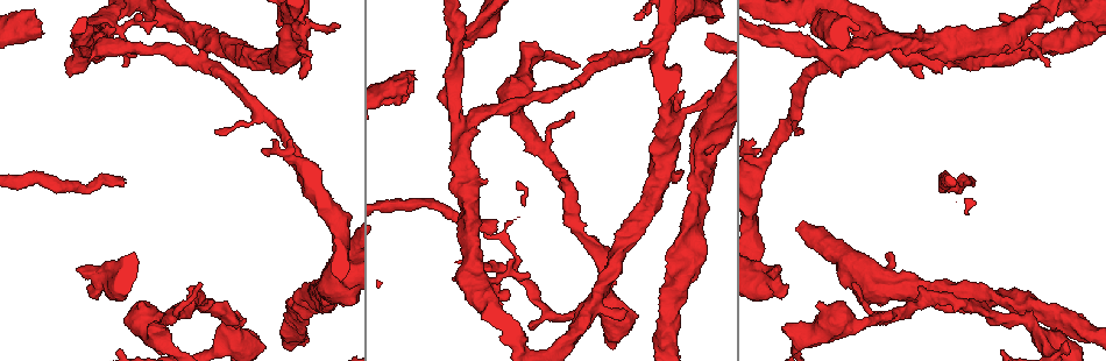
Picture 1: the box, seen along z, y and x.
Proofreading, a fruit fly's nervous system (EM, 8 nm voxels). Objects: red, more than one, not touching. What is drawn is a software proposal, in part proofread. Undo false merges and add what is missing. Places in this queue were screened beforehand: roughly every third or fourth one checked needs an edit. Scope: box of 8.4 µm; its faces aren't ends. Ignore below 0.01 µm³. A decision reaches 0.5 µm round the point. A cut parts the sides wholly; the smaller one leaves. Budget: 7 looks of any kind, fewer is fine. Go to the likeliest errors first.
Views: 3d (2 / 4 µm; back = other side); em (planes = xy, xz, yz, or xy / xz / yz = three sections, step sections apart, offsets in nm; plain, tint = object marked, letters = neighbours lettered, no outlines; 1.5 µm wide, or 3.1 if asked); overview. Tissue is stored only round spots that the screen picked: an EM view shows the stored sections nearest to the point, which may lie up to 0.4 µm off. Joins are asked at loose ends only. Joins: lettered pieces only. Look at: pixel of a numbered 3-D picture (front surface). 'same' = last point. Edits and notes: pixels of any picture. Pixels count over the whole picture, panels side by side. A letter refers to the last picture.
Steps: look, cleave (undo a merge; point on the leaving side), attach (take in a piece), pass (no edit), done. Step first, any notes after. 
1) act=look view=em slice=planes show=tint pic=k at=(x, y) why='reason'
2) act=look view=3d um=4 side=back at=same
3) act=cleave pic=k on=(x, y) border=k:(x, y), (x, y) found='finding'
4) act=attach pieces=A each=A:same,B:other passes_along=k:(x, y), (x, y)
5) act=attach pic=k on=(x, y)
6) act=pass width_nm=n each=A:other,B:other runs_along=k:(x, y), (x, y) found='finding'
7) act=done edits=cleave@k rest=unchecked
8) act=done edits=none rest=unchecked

act=look view=3d um=4 pic=1 at=(122, 183) why='free end'

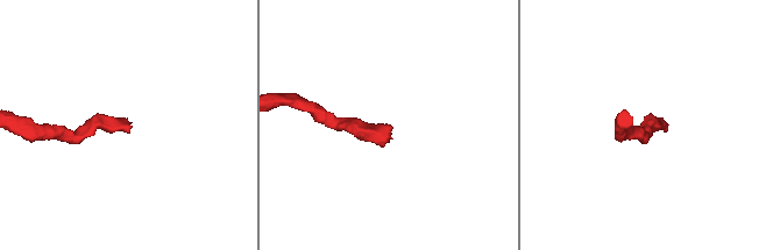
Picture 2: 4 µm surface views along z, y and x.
act=look view=em slice=xy step=8 show=plain pic=2 at=(387, 139)

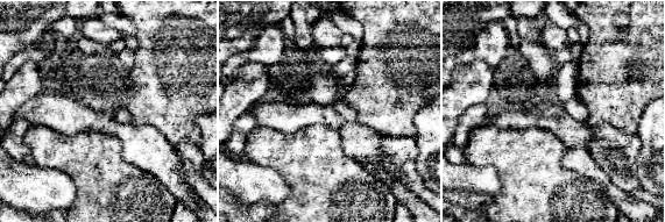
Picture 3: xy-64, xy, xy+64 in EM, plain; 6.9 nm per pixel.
act=look view=em slice=xy step=8 show=letters at=same why='see the neighbours'

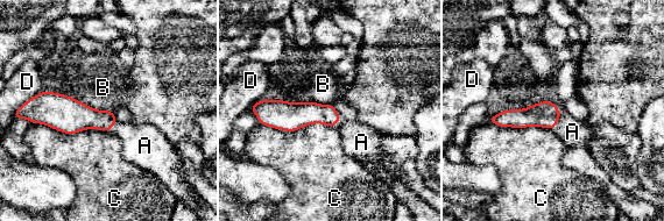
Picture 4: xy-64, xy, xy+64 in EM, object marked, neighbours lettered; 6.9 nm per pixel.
act=attach pic=4 on=(572, 132) longest_contact=C:550nm each=A:same,B:other,C:other,D:other passes_along=4:(544, 114), (558, 120), (572, 132) found='the neuron continues'

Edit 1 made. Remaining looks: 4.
act=look view=overview why='see it whole again'

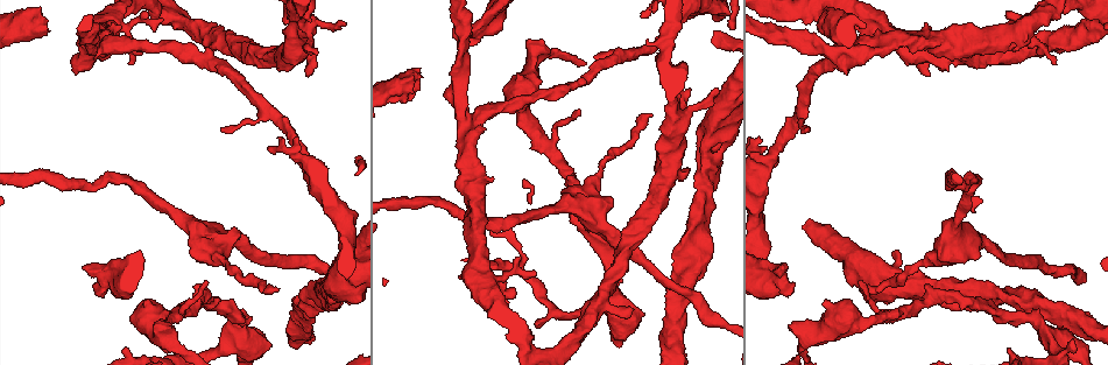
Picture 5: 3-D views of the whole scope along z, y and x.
act=look view=em slice=planes show=letters pic=5 at=(880, 46) why='a fork'

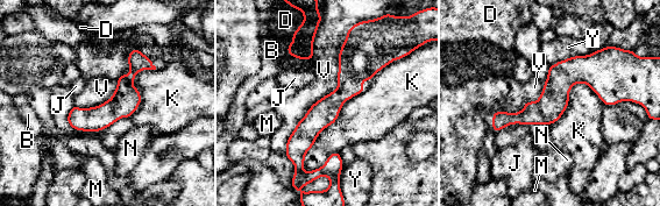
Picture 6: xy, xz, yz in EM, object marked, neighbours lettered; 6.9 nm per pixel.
act=pass each=B:other,D:other,J:other,K:other,M:other,N:other,V:other,Y:other border=6:(331, 92), (297, 123), (284, 154) found='one neuron here'

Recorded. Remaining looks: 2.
act=look view=3d um=4 pic=5 at=(307, 73) why='branch stops here'

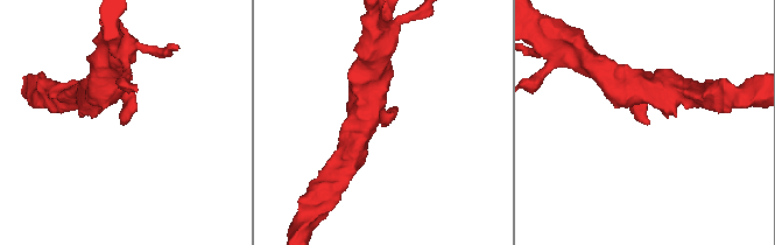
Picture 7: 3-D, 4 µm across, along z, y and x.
act=look view=em slice=planes show=letters pic=7 at=(646, 120)

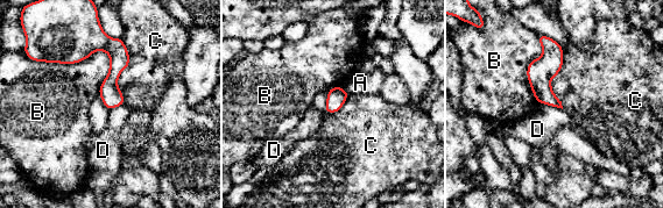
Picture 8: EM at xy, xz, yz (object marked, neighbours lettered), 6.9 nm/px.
act=pass each=A:other,B:other,C:other,D:other runs_along=8:(99, 34), (114, 51), (110, 106) found='no lettered piece goes on from it'

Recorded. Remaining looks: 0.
act=done edits=attach@4 rest=unchecked

